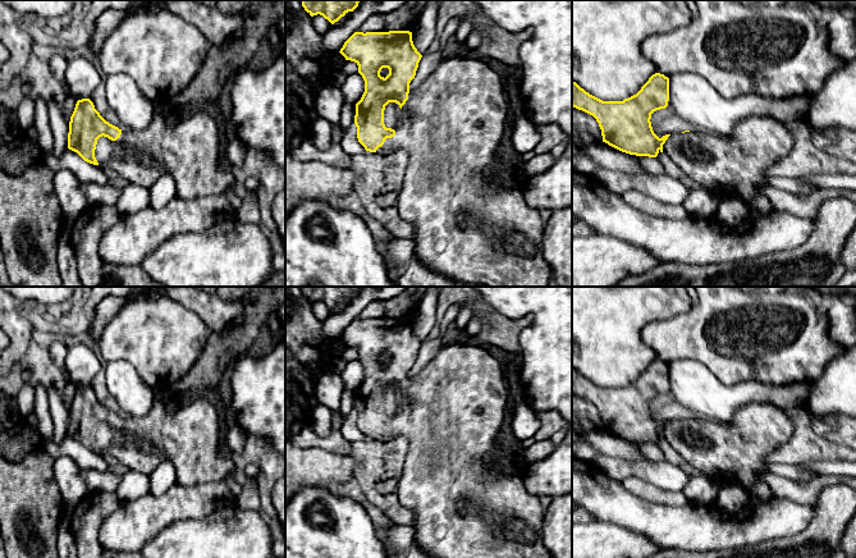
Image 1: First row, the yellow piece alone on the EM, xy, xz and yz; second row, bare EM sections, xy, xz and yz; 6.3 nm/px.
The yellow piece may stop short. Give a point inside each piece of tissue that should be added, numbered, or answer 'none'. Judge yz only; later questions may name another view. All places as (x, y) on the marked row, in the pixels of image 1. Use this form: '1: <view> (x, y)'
none

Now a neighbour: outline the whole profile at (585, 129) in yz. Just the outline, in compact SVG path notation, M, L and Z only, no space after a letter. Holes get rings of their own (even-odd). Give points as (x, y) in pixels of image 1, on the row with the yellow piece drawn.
M572 106L572 142L589 146L603 142L601 129L596 119Z

